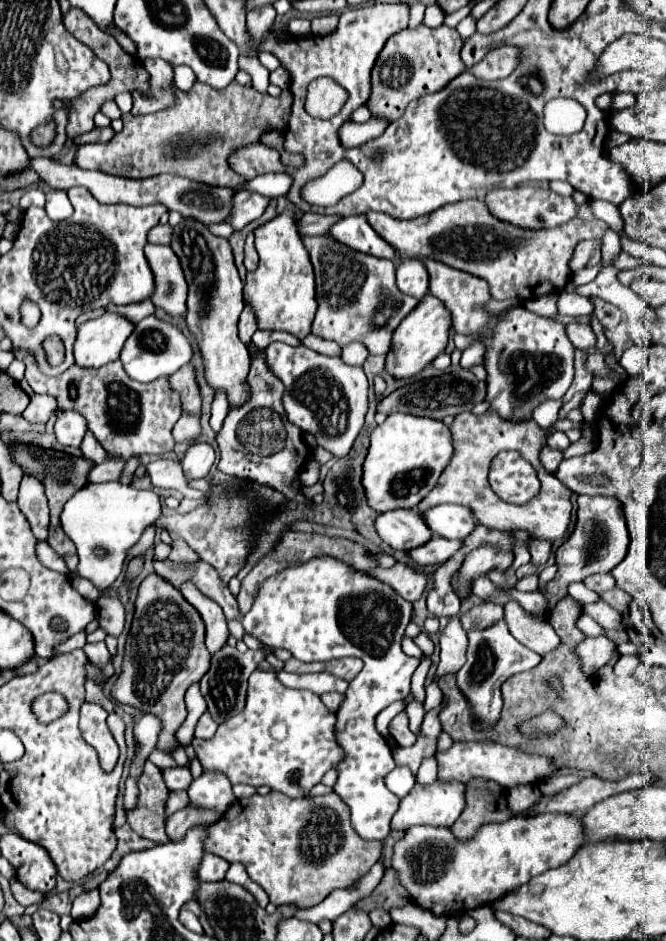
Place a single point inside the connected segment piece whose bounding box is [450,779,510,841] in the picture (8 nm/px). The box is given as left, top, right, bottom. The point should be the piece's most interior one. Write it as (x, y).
(485, 803)

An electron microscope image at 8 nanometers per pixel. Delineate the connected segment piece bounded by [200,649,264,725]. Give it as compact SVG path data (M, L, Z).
M222 649L212 655L210 671L202 677L200 687L202 687L204 699L208 703L208 713L212 715L212 719L218 725L222 721L226 721L228 717L232 717L232 715L236 715L236 713L240 713L244 709L248 677L258 667L258 663L262 659L264 659L264 653L262 651L252 651L252 649L248 649L244 655L222 655Z

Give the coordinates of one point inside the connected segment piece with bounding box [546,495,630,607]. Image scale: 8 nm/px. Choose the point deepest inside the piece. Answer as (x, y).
(598, 543)

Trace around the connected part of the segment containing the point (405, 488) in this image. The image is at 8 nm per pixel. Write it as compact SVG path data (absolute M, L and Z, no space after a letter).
M392 413L370 437L370 451L364 461L364 489L372 509L384 513L392 509L416 507L436 485L454 455L450 427L428 417Z

